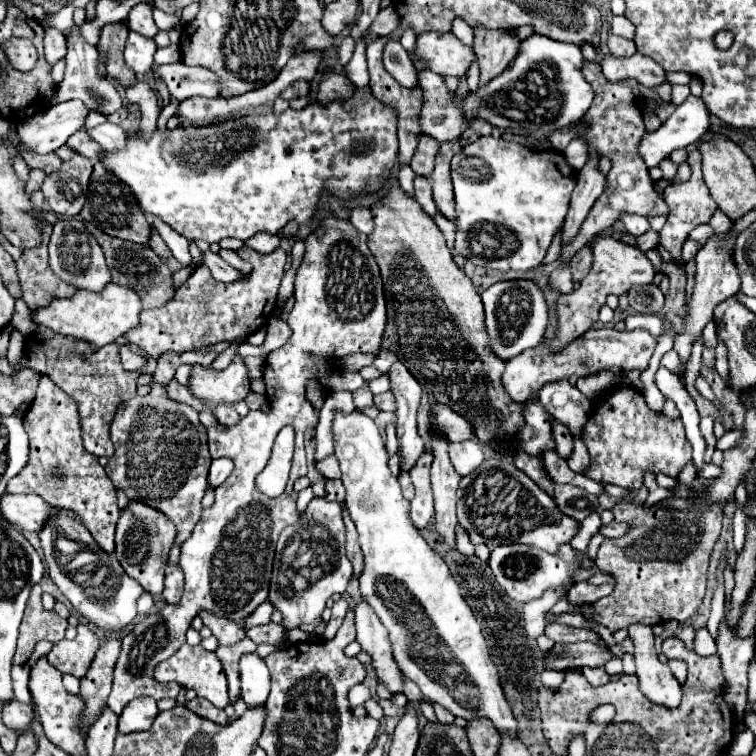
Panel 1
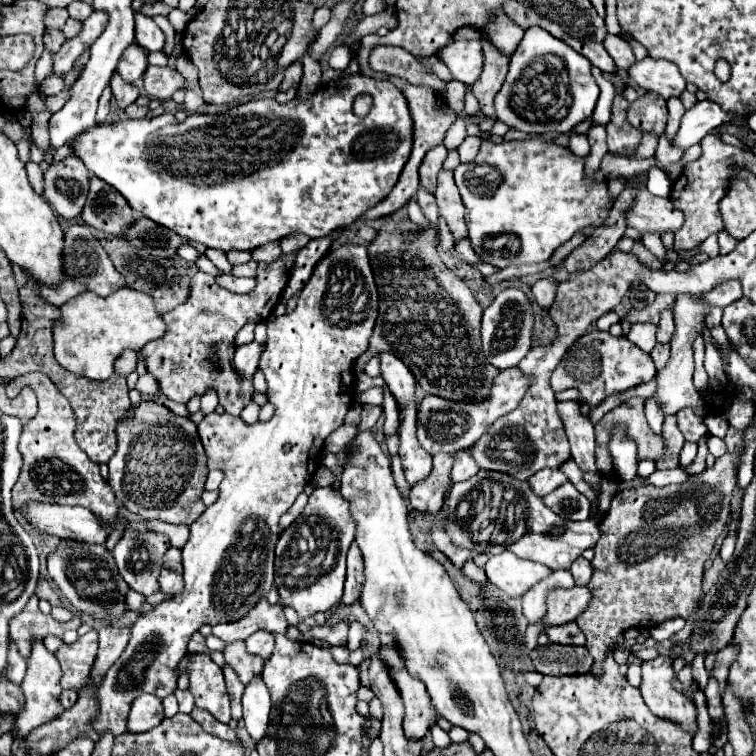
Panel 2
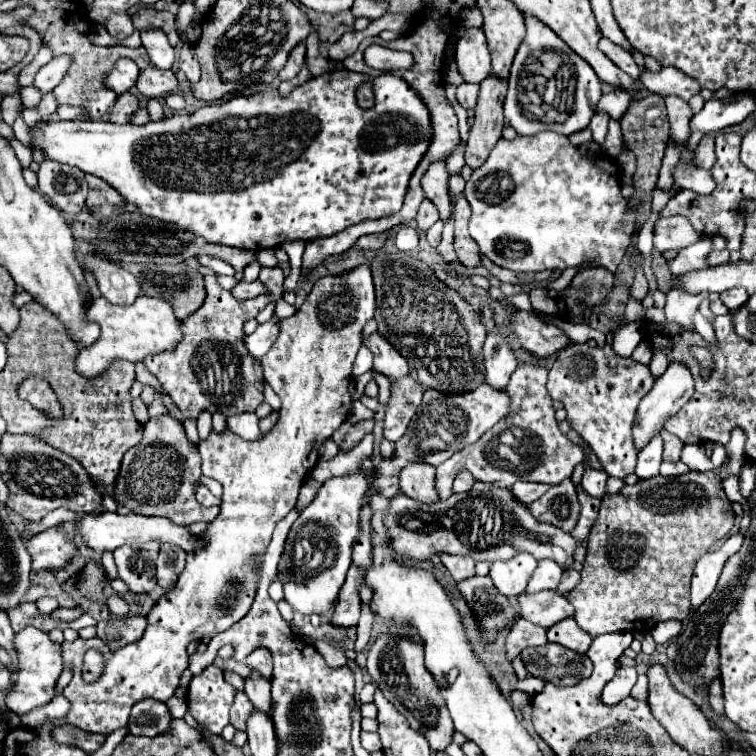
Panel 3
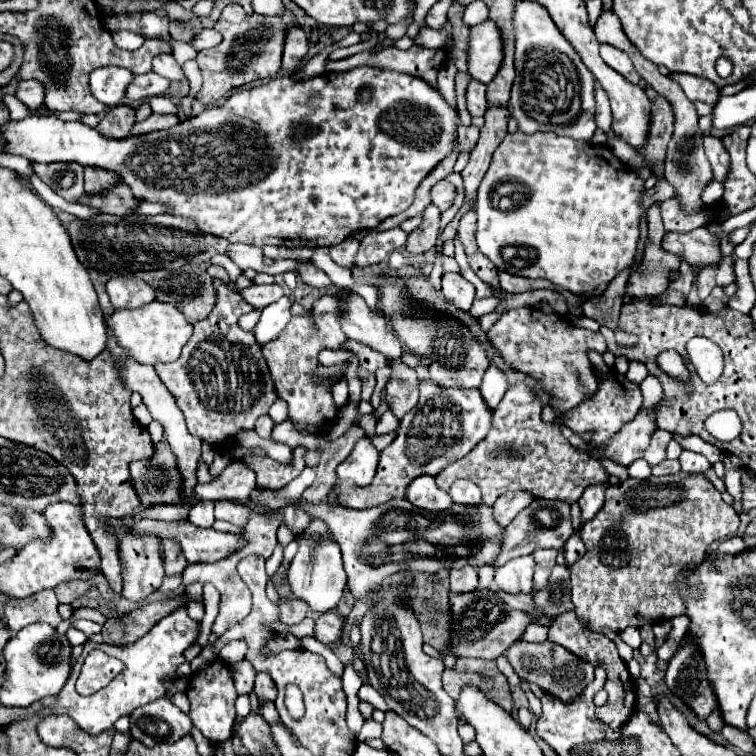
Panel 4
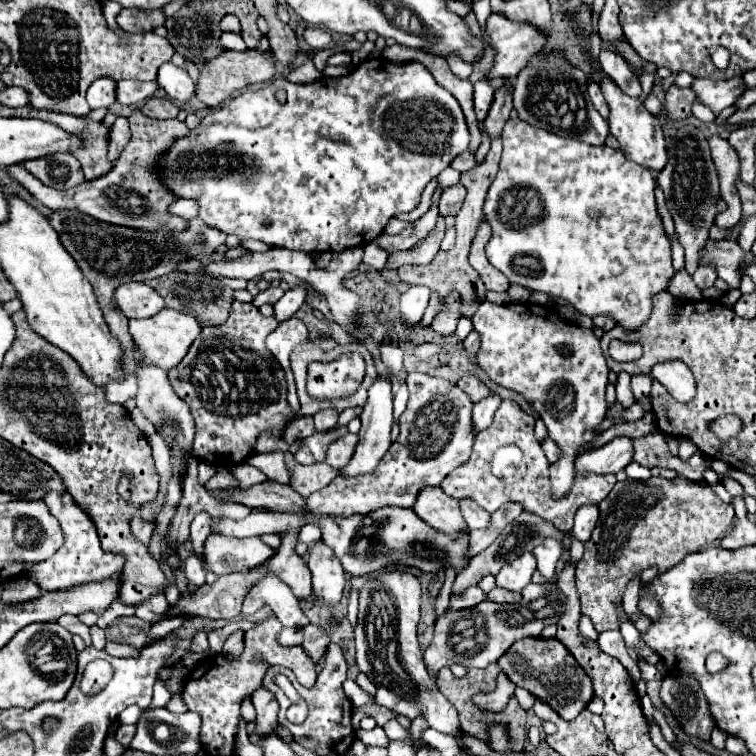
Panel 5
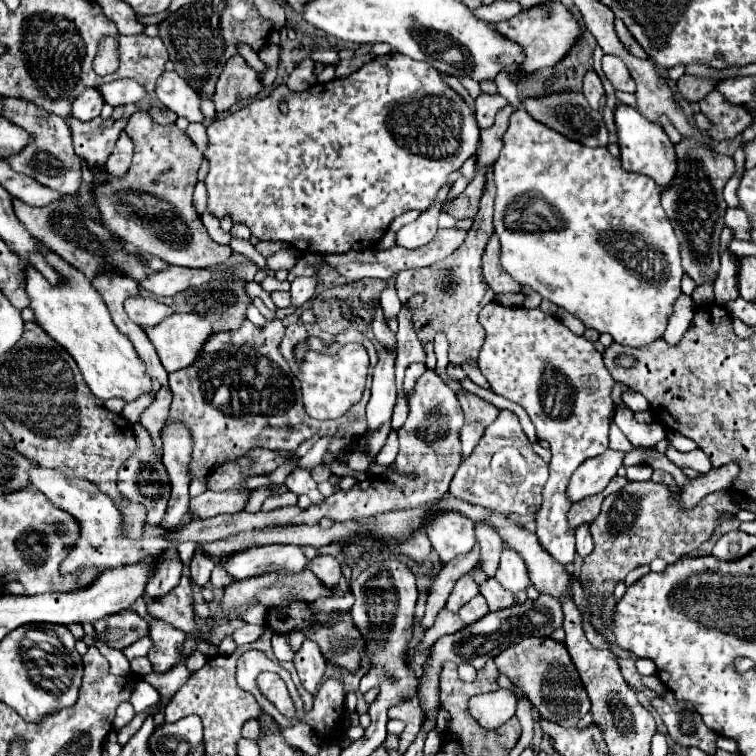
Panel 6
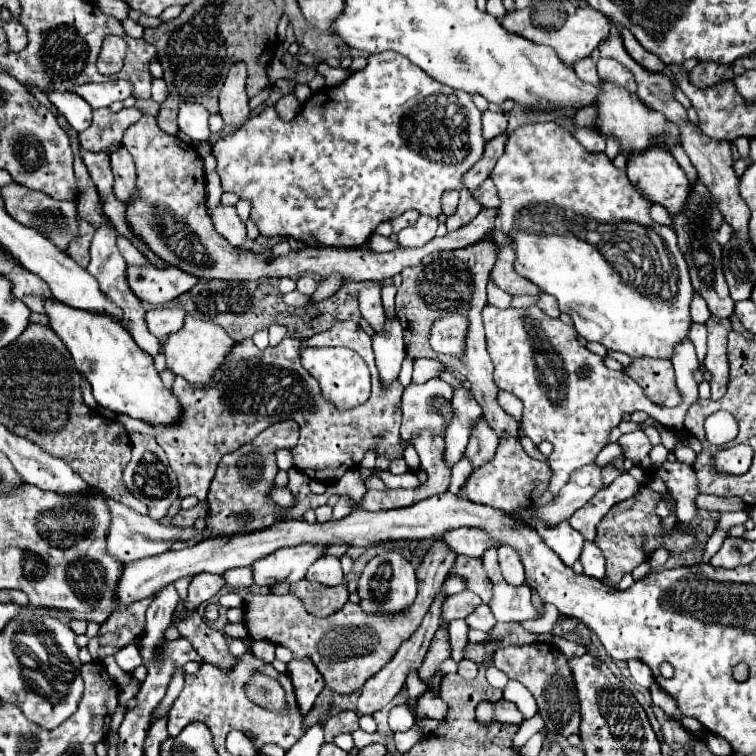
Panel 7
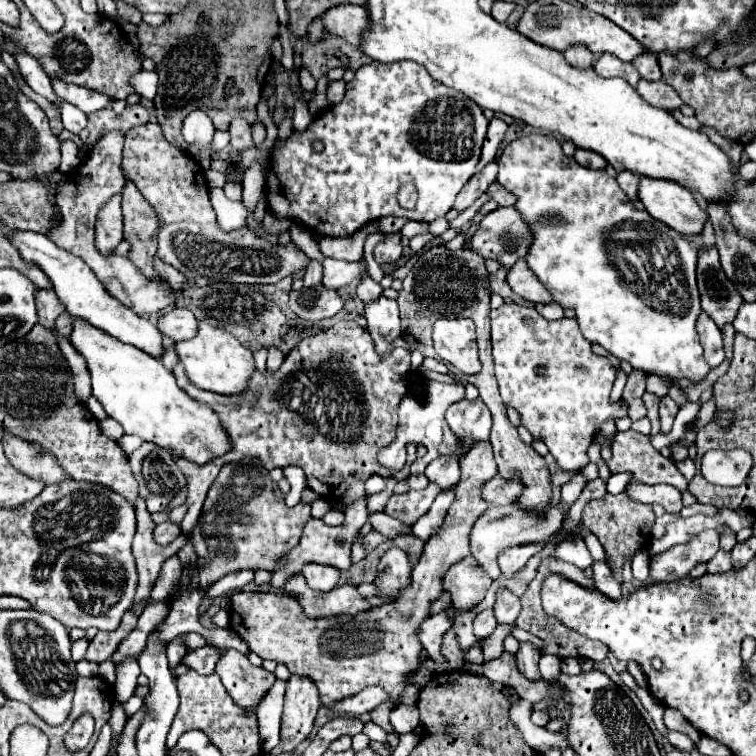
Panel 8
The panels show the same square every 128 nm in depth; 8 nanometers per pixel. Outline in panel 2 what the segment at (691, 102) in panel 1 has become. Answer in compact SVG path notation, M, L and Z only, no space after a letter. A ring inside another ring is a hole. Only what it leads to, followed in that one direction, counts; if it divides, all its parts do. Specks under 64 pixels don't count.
M712 100L698 102L694 108L686 110L680 130L672 144L686 150L690 146L698 144L706 134L710 134L720 124L730 122L732 118L734 118L732 112L720 110L720 106ZM650 168L648 170L648 184L646 188L654 194L654 196L660 196L660 198L670 198L670 190L672 190L672 182L670 178L658 170L658 168Z

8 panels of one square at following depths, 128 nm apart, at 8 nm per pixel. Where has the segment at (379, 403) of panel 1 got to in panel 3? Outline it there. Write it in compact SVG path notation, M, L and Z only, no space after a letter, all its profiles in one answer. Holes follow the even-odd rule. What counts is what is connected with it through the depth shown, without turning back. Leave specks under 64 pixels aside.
M364 420L364 422L354 424L354 426L348 430L344 442L340 444L340 452L348 452L348 450L352 450L352 448L354 448L366 434L372 432L372 428L374 428L374 420Z

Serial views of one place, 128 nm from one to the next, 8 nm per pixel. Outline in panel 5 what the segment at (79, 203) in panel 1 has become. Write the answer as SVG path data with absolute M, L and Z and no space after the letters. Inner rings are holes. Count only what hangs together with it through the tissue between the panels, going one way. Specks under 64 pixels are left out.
M68 152L50 154L46 158L24 160L22 166L30 174L34 174L42 184L56 188L56 190L68 190L68 188L74 188L80 182L84 182L80 162Z

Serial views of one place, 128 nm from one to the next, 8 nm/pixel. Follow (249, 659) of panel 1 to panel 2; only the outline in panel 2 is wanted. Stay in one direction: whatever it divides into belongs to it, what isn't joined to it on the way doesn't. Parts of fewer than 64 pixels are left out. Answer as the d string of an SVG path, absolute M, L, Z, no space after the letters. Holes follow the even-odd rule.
M256 678L254 682L250 682L250 686L246 686L242 706L244 706L246 730L252 742L258 744L260 738L266 736L268 720L270 720L270 694L262 678Z

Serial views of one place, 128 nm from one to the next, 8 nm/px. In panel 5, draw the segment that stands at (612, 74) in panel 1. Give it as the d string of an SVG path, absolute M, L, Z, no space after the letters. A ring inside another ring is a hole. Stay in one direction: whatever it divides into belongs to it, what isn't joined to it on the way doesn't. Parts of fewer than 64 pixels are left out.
M696 78L692 88L696 90L698 100L702 100L716 116L732 106L746 90L746 84L742 78L732 80L710 80L710 78Z

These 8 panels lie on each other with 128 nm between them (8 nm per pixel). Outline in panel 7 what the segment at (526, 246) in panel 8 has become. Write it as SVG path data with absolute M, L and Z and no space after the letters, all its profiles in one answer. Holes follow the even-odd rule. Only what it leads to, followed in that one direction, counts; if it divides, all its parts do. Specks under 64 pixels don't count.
M144 114L140 122L132 124L122 138L122 146L132 154L136 164L136 186L138 198L132 206L126 208L128 224L138 238L142 238L150 250L160 256L166 264L176 266L196 278L204 280L260 280L260 278L294 278L300 274L320 274L328 276L332 272L342 274L348 282L360 280L386 280L400 274L408 266L416 266L422 262L424 256L442 250L466 248L482 240L490 240L498 250L500 244L512 244L508 234L498 234L496 218L498 210L484 208L468 226L462 226L454 232L448 232L444 238L430 240L424 248L398 248L384 254L374 254L360 248L348 250L334 250L334 248L304 248L304 250L290 250L284 256L274 256L272 250L264 250L260 254L252 250L242 250L232 246L224 236L220 236L206 208L206 174L202 166L200 154L190 146L184 144L180 138L172 138L164 134L154 116Z

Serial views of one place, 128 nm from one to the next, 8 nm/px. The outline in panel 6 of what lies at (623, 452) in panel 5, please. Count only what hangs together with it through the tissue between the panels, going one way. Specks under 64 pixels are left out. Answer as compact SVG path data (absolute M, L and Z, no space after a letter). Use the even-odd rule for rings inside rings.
M606 450L604 454L600 454L600 458L588 458L588 462L584 462L584 466L580 466L570 478L570 484L566 488L568 500L576 504L582 498L602 492L616 476L618 468L622 466L622 460L624 454L616 450Z

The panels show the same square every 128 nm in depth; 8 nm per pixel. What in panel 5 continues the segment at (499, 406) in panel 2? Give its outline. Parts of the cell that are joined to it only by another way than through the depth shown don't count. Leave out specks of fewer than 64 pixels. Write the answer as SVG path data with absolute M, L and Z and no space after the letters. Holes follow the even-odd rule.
M410 372L406 378L410 400L400 416L400 436L384 454L374 472L356 478L334 478L326 488L314 492L306 500L304 512L310 518L352 514L370 514L384 506L412 508L420 490L428 486L440 486L440 482L460 464L468 462L474 434L472 434L472 402L456 384L428 376L422 372Z

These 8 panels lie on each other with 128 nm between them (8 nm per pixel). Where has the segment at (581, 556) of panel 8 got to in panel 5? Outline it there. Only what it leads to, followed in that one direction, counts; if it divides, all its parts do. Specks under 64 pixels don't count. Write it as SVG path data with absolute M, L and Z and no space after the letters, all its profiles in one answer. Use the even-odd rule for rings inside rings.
M484 302L472 316L474 328L480 334L480 350L478 350L478 364L492 382L502 388L508 388L520 394L532 410L538 412L542 422L546 424L548 436L558 444L560 458L550 466L550 484L552 484L552 498L560 500L570 494L572 478L574 478L574 462L578 454L586 450L598 436L598 426L606 418L606 384L608 384L608 366L600 350L600 340L594 336L592 330L580 328L578 324L566 322L558 318L558 314L546 306L538 306L532 302L522 304L492 304ZM544 538L544 542L536 546L534 556L538 560L538 572L544 578L552 578L554 576L556 564L562 558L562 550L564 550L564 544L558 538Z

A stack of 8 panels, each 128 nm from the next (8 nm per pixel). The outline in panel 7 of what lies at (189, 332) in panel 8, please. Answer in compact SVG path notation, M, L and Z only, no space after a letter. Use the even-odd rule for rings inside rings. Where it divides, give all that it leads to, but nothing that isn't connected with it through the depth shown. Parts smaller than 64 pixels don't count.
M154 308L146 312L146 322L156 338L166 338L184 326L186 312L182 308Z

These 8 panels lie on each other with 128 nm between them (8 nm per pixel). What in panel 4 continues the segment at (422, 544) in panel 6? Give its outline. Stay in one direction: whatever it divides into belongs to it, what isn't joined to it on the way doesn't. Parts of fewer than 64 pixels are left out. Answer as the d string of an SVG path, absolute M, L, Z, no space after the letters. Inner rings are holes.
M296 498L292 506L302 508L312 520L320 518L326 522L332 538L340 544L344 568L348 574L348 586L354 598L366 598L370 590L382 584L390 574L400 570L414 570L414 572L438 572L438 570L454 570L464 566L484 566L496 558L500 552L500 526L492 522L492 508L480 506L480 514L472 508L452 506L444 514L430 514L428 510L420 510L412 506L406 498L390 500L386 504L366 508L366 510L348 510L344 506L330 506L328 502L310 504L302 498ZM424 540L428 544L438 544L442 548L454 548L456 556L448 558L430 558L430 556L416 556L410 558L410 542Z

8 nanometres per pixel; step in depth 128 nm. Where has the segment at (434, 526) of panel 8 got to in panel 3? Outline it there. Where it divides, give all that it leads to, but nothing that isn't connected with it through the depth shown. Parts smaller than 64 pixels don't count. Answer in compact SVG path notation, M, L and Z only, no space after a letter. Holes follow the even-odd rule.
M498 332L488 334L484 342L484 366L486 366L486 384L504 390L508 386L510 374L516 370L516 358L510 346L500 340Z

